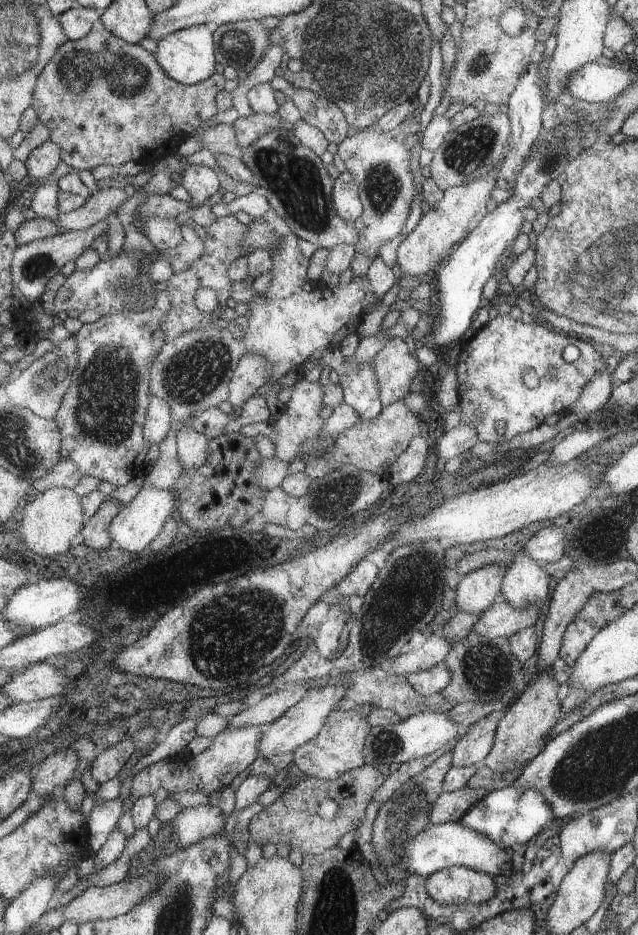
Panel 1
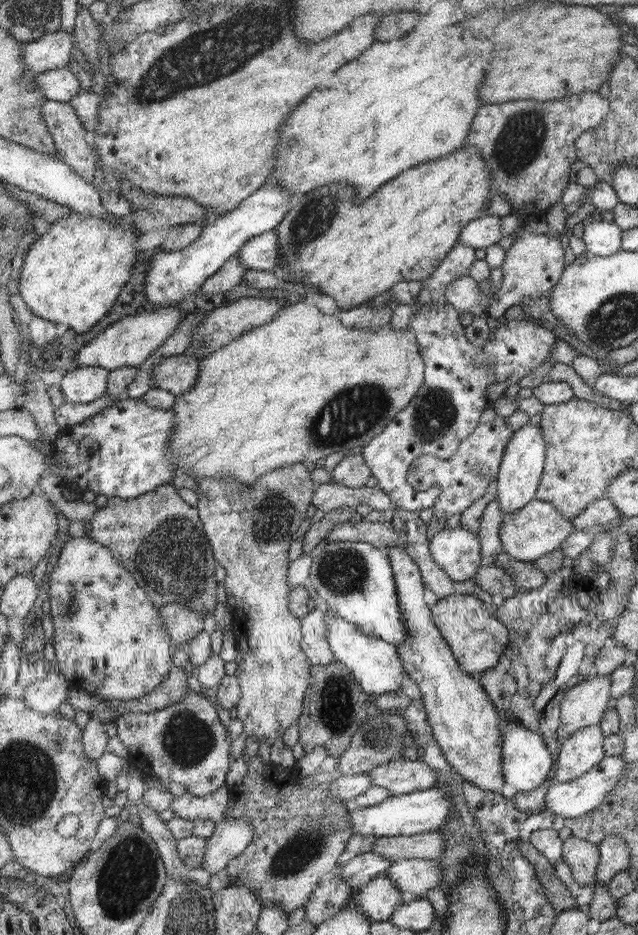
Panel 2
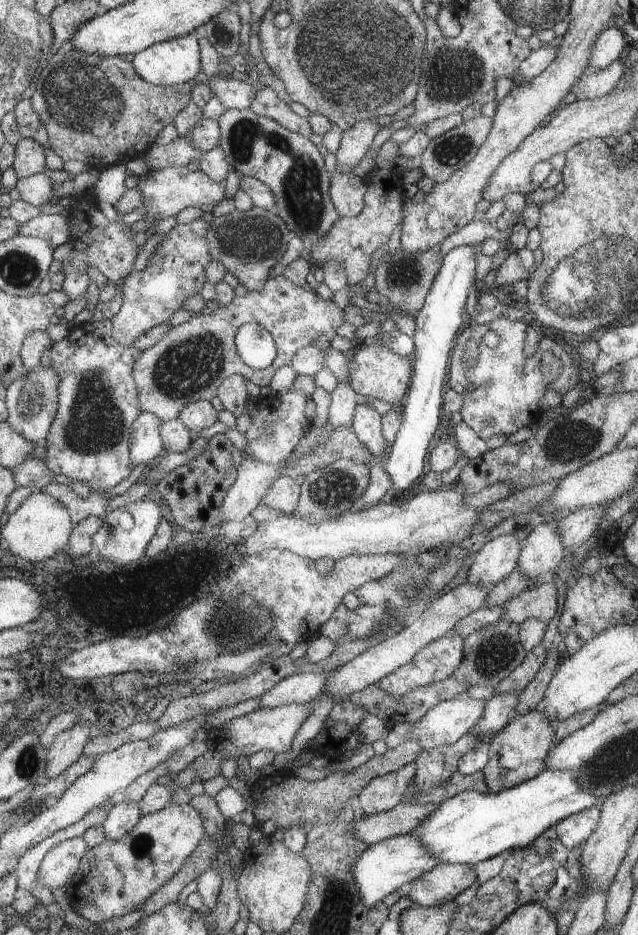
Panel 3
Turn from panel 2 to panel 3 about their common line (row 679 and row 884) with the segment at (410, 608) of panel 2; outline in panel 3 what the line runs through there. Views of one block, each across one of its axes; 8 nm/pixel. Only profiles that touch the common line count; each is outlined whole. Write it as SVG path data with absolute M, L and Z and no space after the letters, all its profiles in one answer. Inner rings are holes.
M442 864L434 866L411 882L408 895L413 906L437 907L450 901L478 882L476 870L470 864Z

